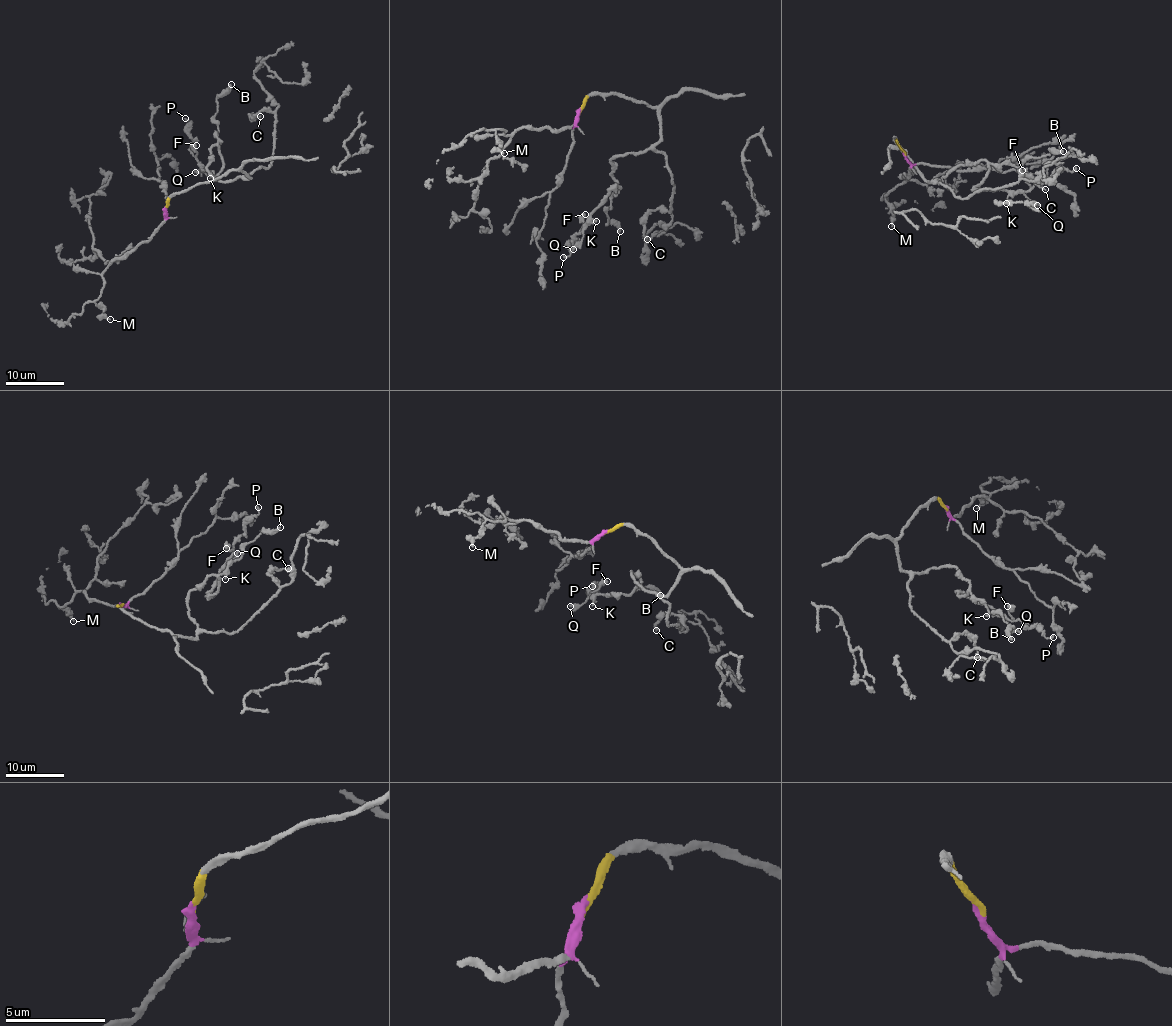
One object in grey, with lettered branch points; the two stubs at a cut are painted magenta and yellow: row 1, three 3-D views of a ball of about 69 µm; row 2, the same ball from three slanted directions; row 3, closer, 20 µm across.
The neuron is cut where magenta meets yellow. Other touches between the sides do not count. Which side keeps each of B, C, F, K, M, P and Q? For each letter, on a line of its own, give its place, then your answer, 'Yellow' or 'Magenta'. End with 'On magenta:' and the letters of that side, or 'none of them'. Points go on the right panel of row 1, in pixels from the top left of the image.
B: Place: (1063, 151). Yellow
C: Place: (1045, 189). Yellow
F: Place: (1022, 170). Yellow
K: Place: (1006, 203). Yellow
M: Place: (891, 226). Magenta
P: Place: (1076, 168). Yellow
Q: Place: (1037, 205). Yellow
On magenta: M

